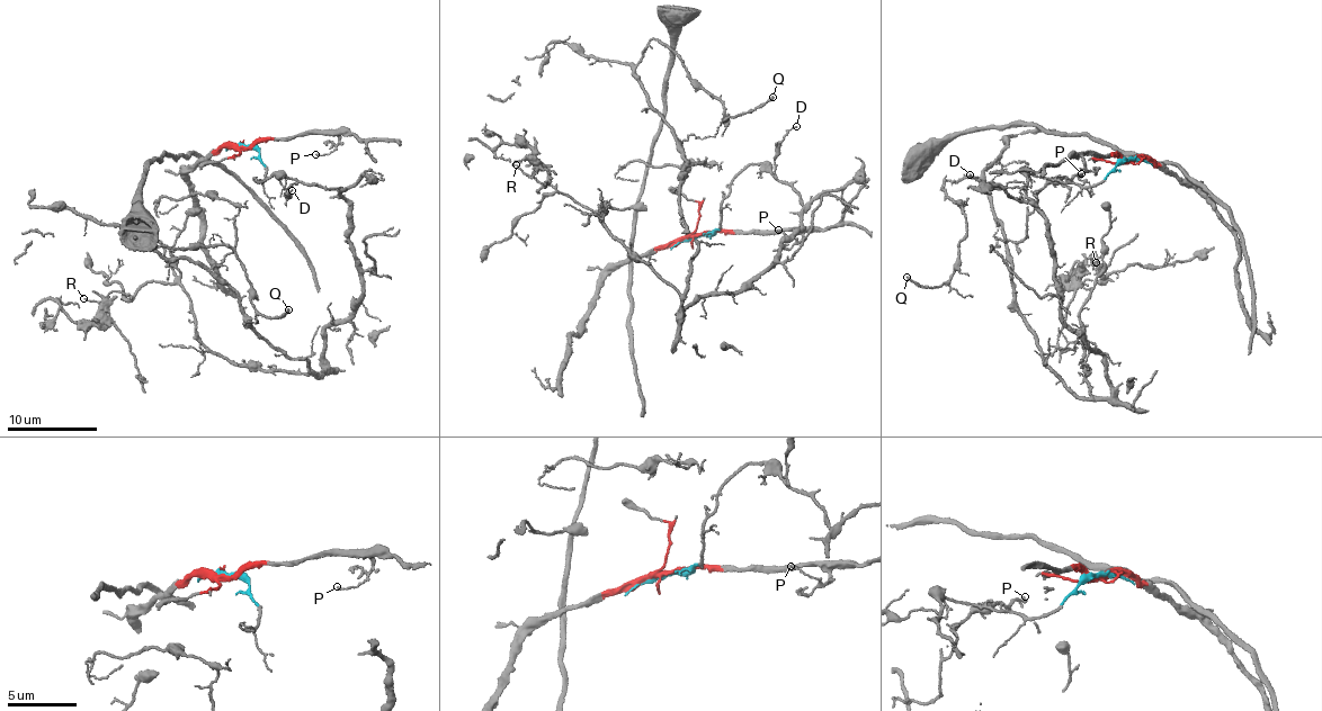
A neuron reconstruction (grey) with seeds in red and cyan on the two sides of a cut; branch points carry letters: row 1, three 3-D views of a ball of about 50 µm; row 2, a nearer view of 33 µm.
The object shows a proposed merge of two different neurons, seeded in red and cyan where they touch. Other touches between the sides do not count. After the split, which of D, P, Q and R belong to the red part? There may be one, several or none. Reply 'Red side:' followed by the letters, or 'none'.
Red side: P

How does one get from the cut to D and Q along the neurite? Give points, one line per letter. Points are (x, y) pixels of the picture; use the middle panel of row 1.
D: (694, 236), (712, 236), (721, 225), (729, 182), (750, 164), (767, 167), (775, 177), (777, 144), (796, 126)
Q: (694, 236), (750, 164), (803, 208), (680, 313), (687, 163), (642, 50), (722, 122), (774, 97)

